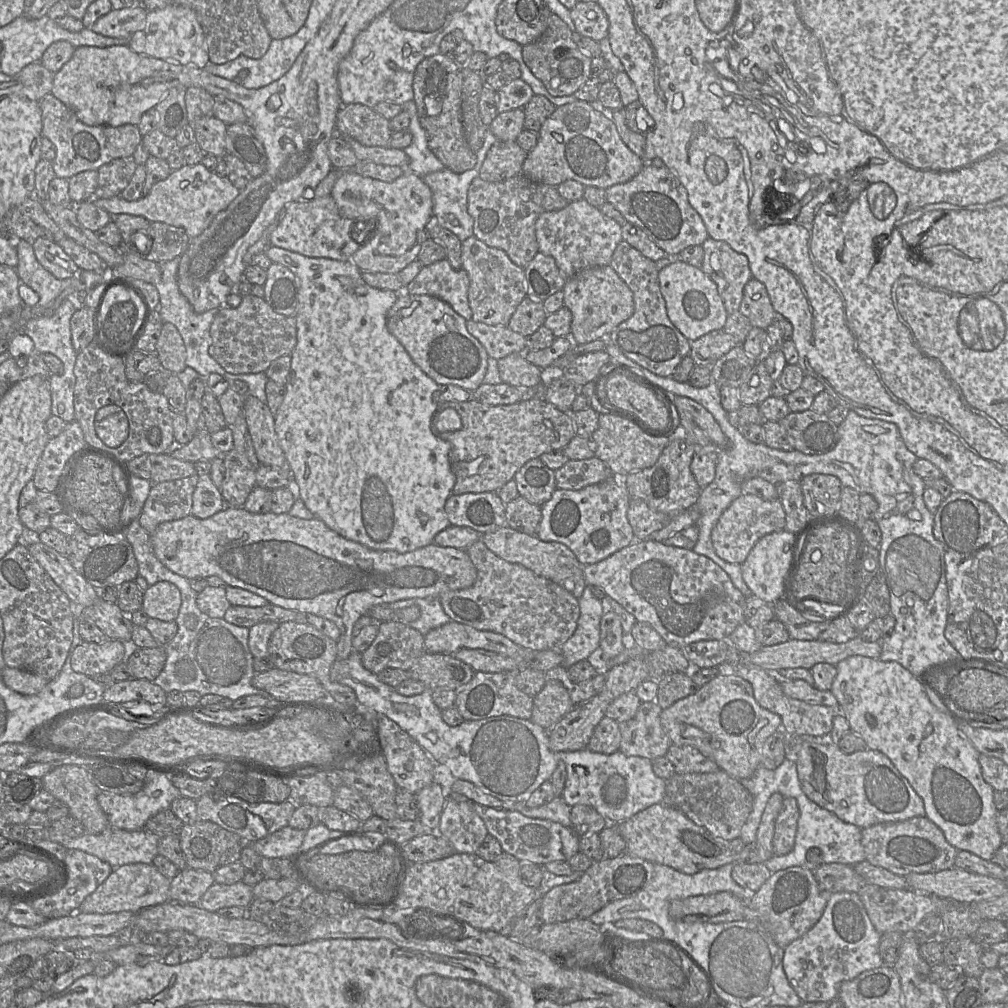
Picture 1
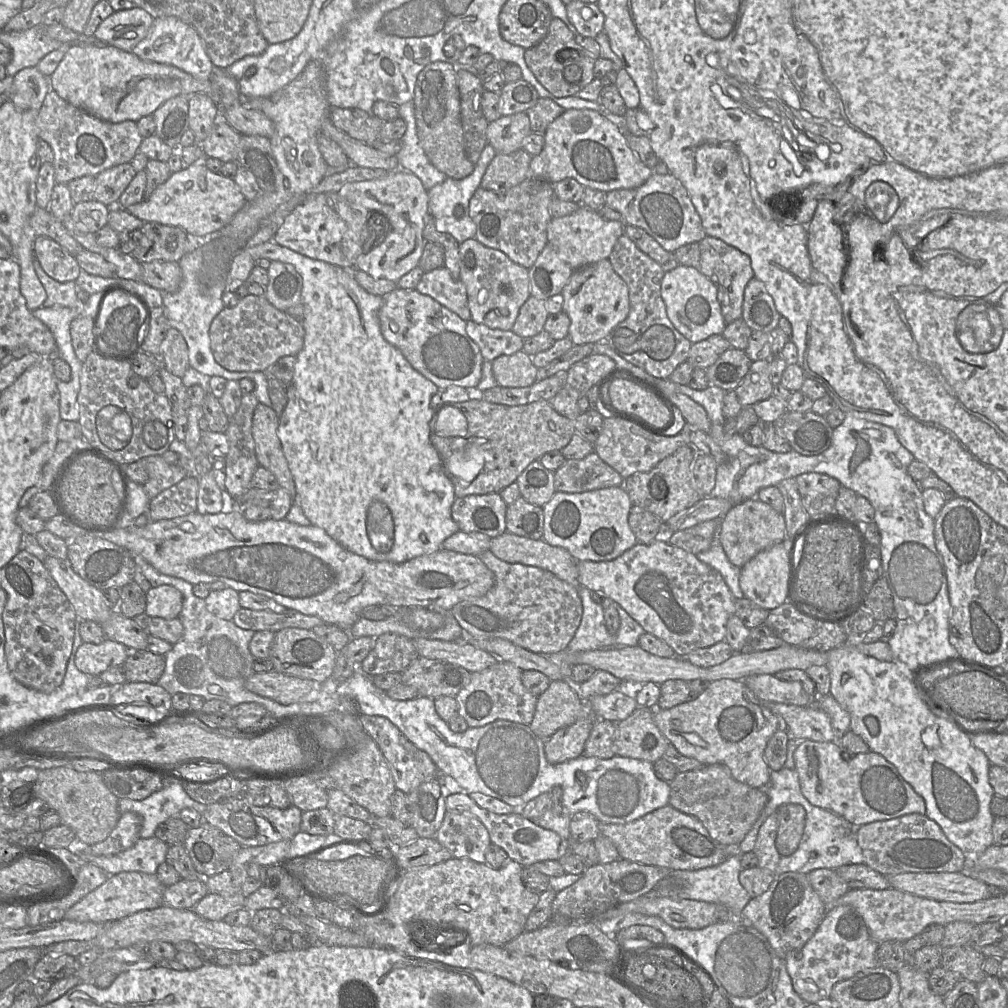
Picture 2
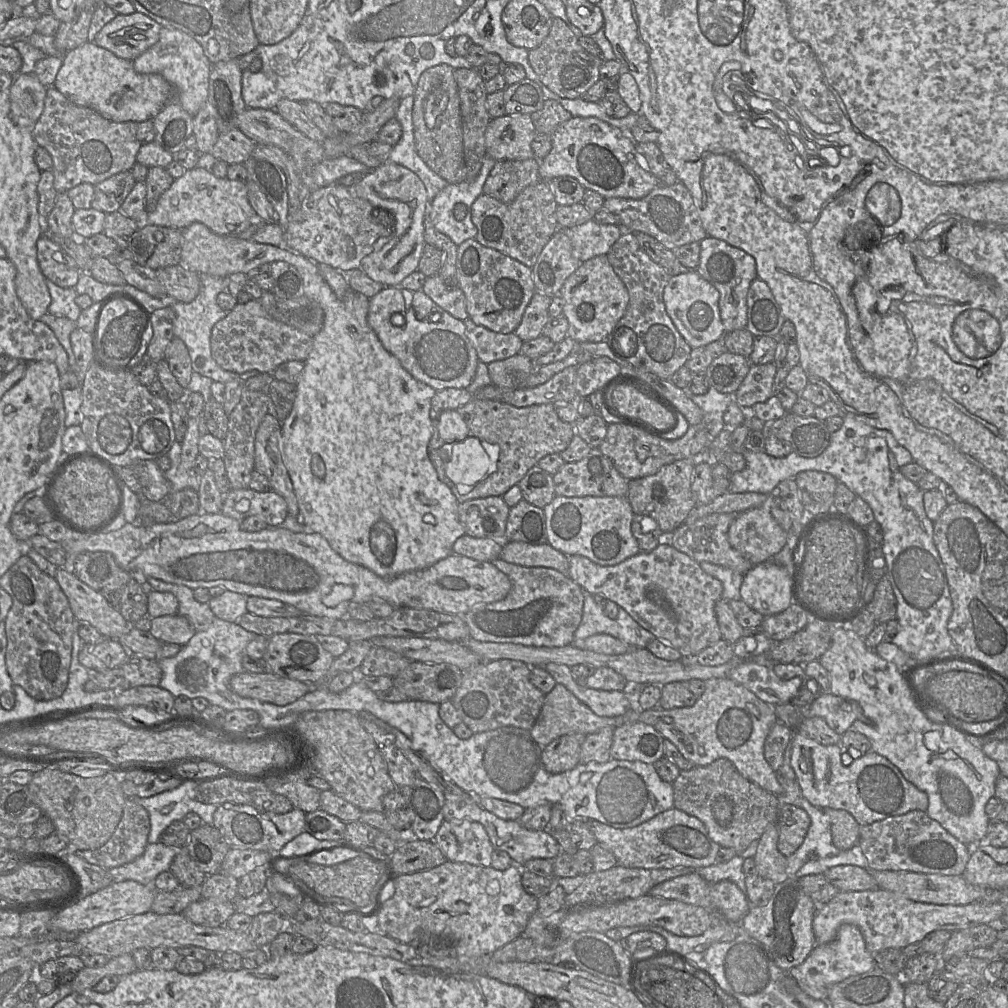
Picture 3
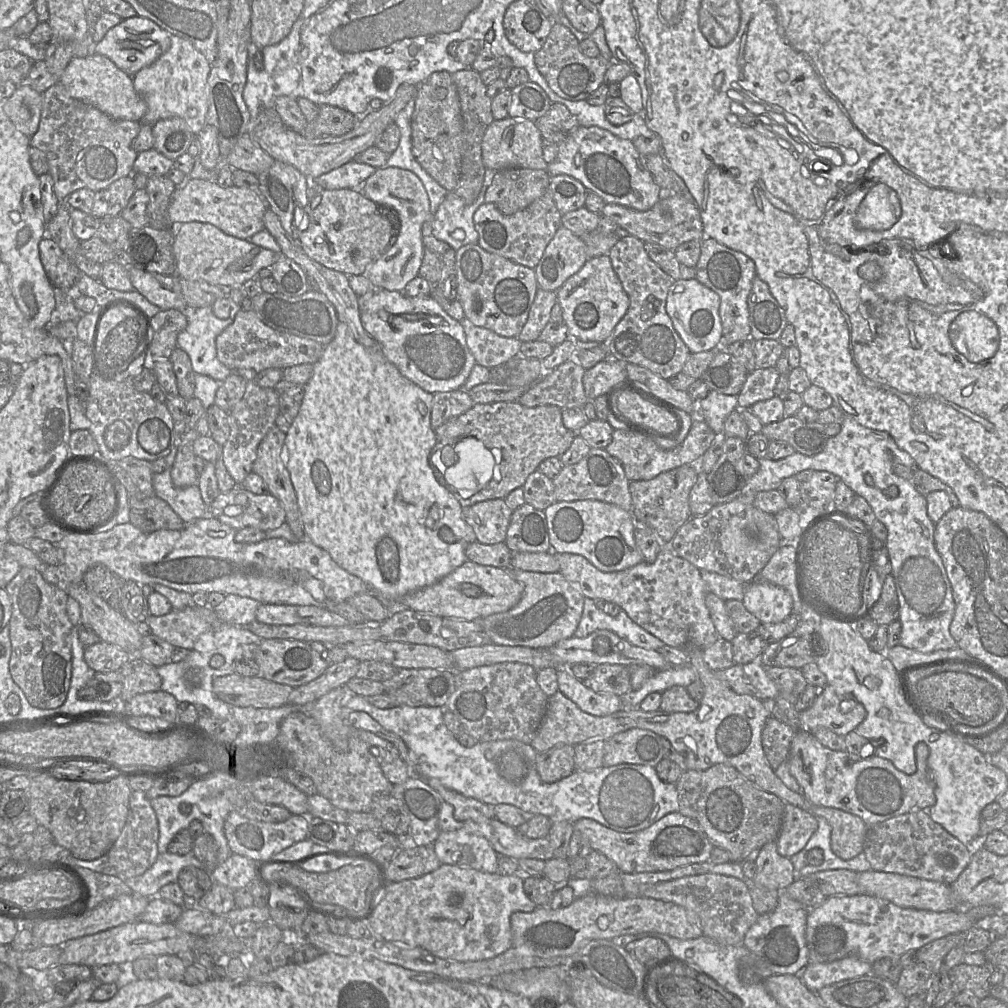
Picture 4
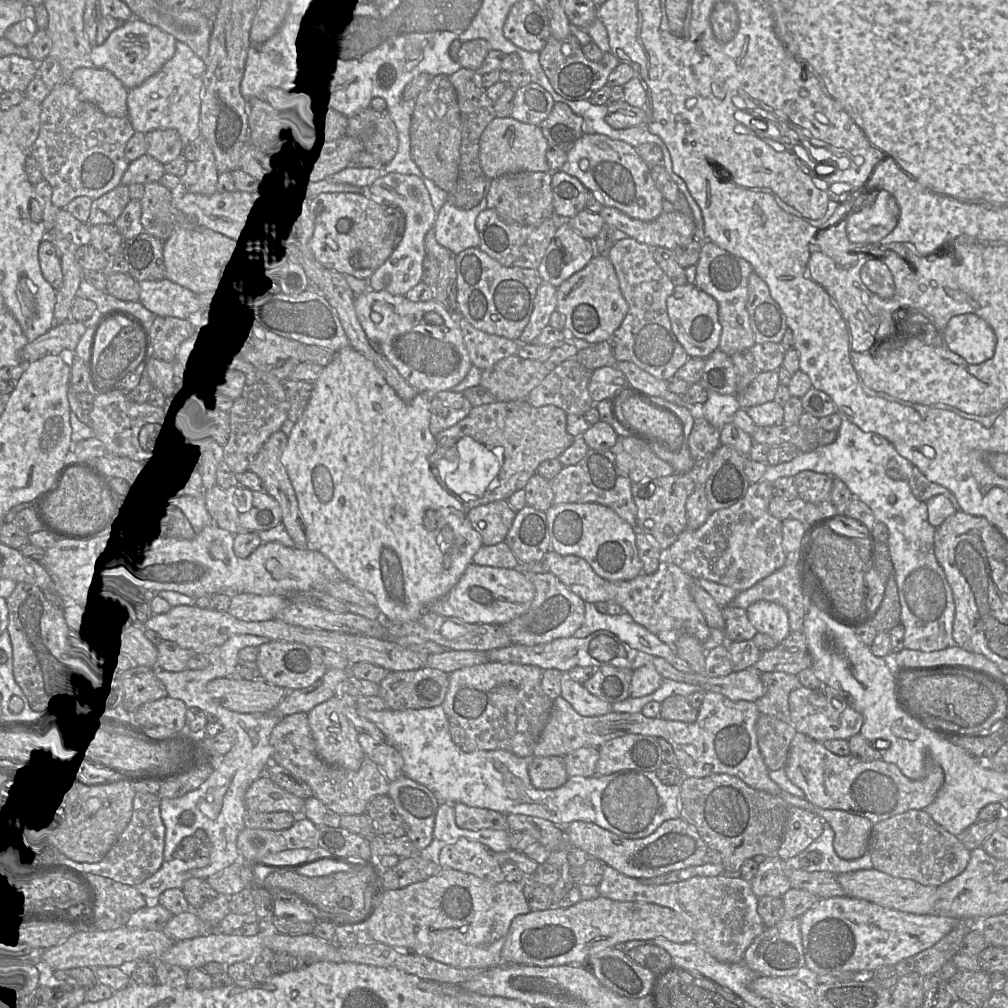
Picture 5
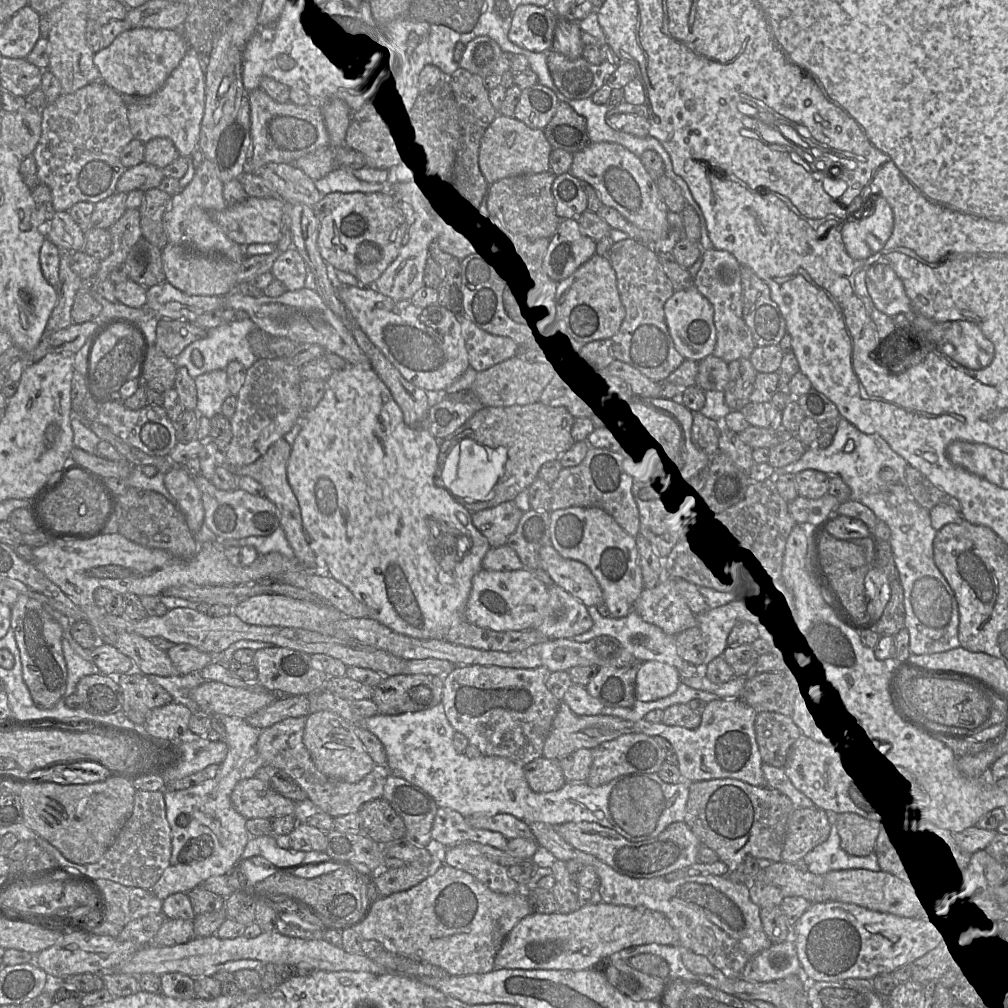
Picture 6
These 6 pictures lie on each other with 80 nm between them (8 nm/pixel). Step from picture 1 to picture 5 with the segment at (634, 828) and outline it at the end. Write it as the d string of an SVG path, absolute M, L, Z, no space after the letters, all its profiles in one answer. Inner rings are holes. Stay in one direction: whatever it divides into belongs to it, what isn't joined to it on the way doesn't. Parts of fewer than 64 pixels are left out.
M682 817L664 821L652 834L639 839L619 836L591 822L574 821L563 828L571 847L580 848L589 857L600 860L628 877L640 880L705 864L708 850L697 830Z

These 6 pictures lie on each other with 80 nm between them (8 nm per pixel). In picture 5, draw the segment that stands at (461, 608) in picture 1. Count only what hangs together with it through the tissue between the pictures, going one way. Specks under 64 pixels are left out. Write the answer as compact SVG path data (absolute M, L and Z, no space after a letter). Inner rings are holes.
M526 573L535 588L535 597L528 611L502 625L513 644L537 645L558 638L568 638L582 626L585 619L585 602L569 590L555 575Z

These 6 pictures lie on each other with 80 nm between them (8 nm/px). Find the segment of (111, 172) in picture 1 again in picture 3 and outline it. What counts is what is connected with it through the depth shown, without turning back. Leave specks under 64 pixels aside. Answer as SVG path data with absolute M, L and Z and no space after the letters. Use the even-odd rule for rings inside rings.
M124 171L95 185L91 207L105 214L119 211L136 181L131 171Z

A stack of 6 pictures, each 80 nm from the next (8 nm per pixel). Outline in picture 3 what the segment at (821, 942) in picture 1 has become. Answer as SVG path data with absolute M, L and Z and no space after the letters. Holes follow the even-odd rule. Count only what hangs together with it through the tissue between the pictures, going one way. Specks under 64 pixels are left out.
M843 924L833 941L827 944L815 945L807 958L787 973L810 997L827 1001L829 990L834 984L848 977L868 972L874 967L874 956L867 950L859 928L852 924Z

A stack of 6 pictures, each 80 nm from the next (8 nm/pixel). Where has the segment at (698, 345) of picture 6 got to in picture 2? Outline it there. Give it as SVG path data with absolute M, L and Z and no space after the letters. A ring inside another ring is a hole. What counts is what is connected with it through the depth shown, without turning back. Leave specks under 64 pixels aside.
M679 265L663 276L661 296L667 316L675 329L692 344L724 331L726 323L717 299L717 290L714 283L698 268Z

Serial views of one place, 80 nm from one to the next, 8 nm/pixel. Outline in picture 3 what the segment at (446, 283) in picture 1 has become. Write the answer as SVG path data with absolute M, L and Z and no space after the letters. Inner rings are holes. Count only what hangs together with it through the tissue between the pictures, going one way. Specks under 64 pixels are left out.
M440 274L427 277L422 291L455 318L465 321L469 317L463 291L459 287L447 286Z

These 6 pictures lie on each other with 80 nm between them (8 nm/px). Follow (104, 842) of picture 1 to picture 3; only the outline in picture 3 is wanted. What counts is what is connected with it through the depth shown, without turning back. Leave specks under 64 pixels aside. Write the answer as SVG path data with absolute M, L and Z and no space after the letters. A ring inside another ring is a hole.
M160 842L148 843L144 853L134 861L108 870L114 882L133 880L143 885L152 885L155 878L170 865L178 849Z

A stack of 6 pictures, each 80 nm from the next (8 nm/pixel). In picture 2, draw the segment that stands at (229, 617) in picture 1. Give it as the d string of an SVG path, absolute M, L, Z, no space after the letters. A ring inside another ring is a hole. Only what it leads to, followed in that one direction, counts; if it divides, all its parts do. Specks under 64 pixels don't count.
M240 608L232 621L244 630L278 632L284 628L313 629L316 626L326 624L316 616L310 616L296 610L287 609L286 612L273 612L270 610L256 611Z

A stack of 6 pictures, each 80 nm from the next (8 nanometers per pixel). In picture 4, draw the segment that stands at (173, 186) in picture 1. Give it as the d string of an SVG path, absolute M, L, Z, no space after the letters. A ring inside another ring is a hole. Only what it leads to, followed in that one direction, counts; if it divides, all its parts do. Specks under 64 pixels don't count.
M187 178L172 195L168 208L171 222L169 229L175 230L184 223L203 222L214 225L227 235L248 240L265 229L263 219L267 209L267 203L258 191L234 185L223 188L213 180Z

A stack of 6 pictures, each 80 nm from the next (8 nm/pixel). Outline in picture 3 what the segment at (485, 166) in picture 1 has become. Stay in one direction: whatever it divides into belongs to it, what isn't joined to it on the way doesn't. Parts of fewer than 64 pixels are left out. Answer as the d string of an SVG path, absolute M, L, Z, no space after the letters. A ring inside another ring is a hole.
M536 158L496 161L483 185L483 193L510 203L527 186L541 180L539 161Z

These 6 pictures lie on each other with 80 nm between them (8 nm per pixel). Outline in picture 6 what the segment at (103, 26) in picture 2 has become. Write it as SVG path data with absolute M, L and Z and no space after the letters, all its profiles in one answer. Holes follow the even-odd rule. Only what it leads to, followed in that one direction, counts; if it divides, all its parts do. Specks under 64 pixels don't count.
M131 28L116 37L112 44L94 54L94 64L102 82L123 96L151 96L165 83L189 49L179 31Z

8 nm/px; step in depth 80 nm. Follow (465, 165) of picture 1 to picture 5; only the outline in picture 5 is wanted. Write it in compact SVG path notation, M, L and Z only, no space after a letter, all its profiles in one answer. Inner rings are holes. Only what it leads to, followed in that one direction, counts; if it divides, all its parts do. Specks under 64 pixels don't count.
M439 74L432 78L428 86L417 96L410 126L411 157L421 172L440 189L451 192L456 187L461 145L461 116L457 94L449 76Z

